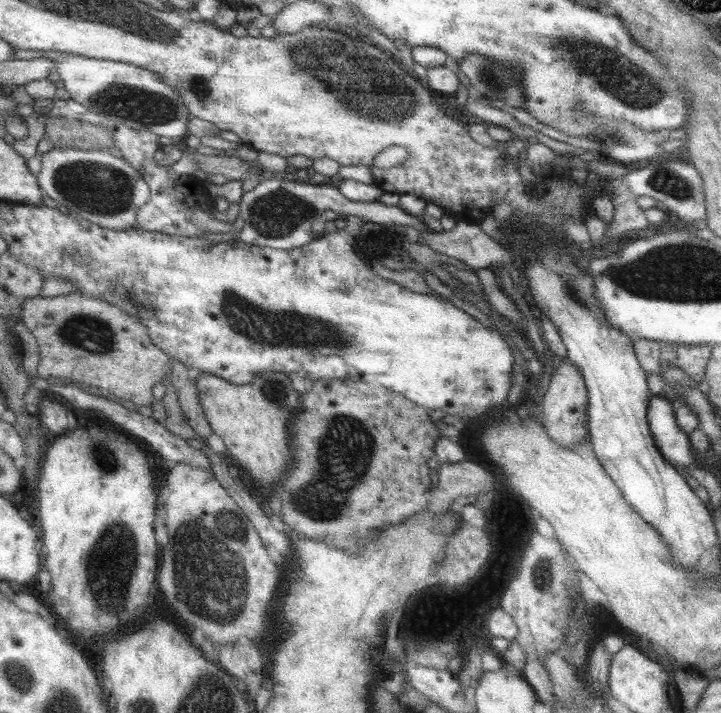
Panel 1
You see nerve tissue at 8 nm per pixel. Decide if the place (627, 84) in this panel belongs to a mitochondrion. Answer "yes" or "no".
yes

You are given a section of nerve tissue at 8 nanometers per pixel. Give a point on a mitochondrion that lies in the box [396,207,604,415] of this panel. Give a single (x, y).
(571, 288)

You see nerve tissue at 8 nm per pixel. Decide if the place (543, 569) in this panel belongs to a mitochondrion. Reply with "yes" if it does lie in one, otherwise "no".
yes

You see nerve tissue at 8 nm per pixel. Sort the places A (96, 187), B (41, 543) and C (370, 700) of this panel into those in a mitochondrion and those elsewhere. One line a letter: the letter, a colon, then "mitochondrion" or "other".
A: mitochondrion
B: other
C: other

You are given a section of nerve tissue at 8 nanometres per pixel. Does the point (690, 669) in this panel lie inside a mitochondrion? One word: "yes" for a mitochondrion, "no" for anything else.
no

